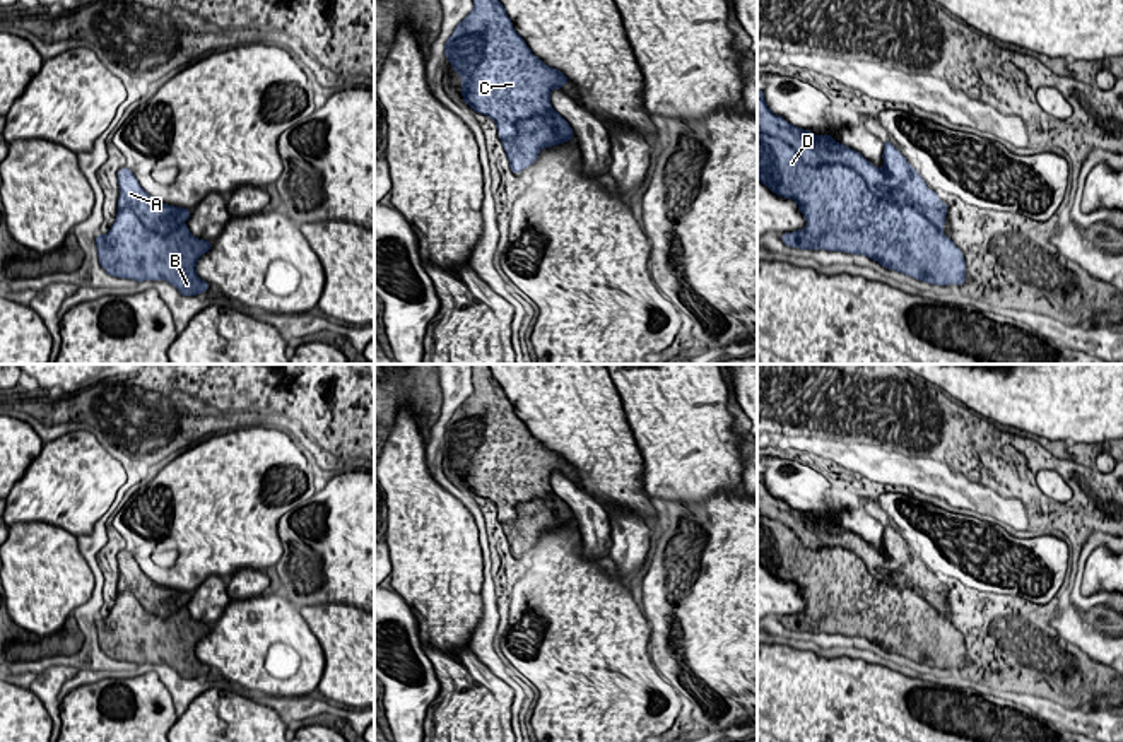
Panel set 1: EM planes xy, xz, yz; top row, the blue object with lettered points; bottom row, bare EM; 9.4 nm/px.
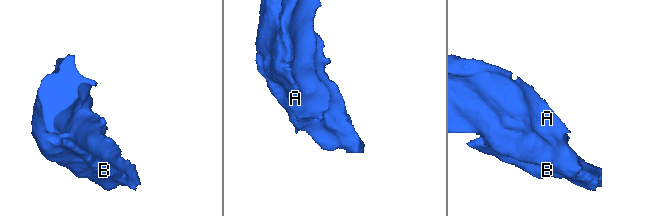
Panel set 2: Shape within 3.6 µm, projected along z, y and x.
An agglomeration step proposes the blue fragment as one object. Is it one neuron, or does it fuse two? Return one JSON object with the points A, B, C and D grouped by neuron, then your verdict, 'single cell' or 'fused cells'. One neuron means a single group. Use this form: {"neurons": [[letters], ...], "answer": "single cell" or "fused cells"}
{"neurons": [["A"], ["B", "C", "D"]], "answer": "fused cells"}

